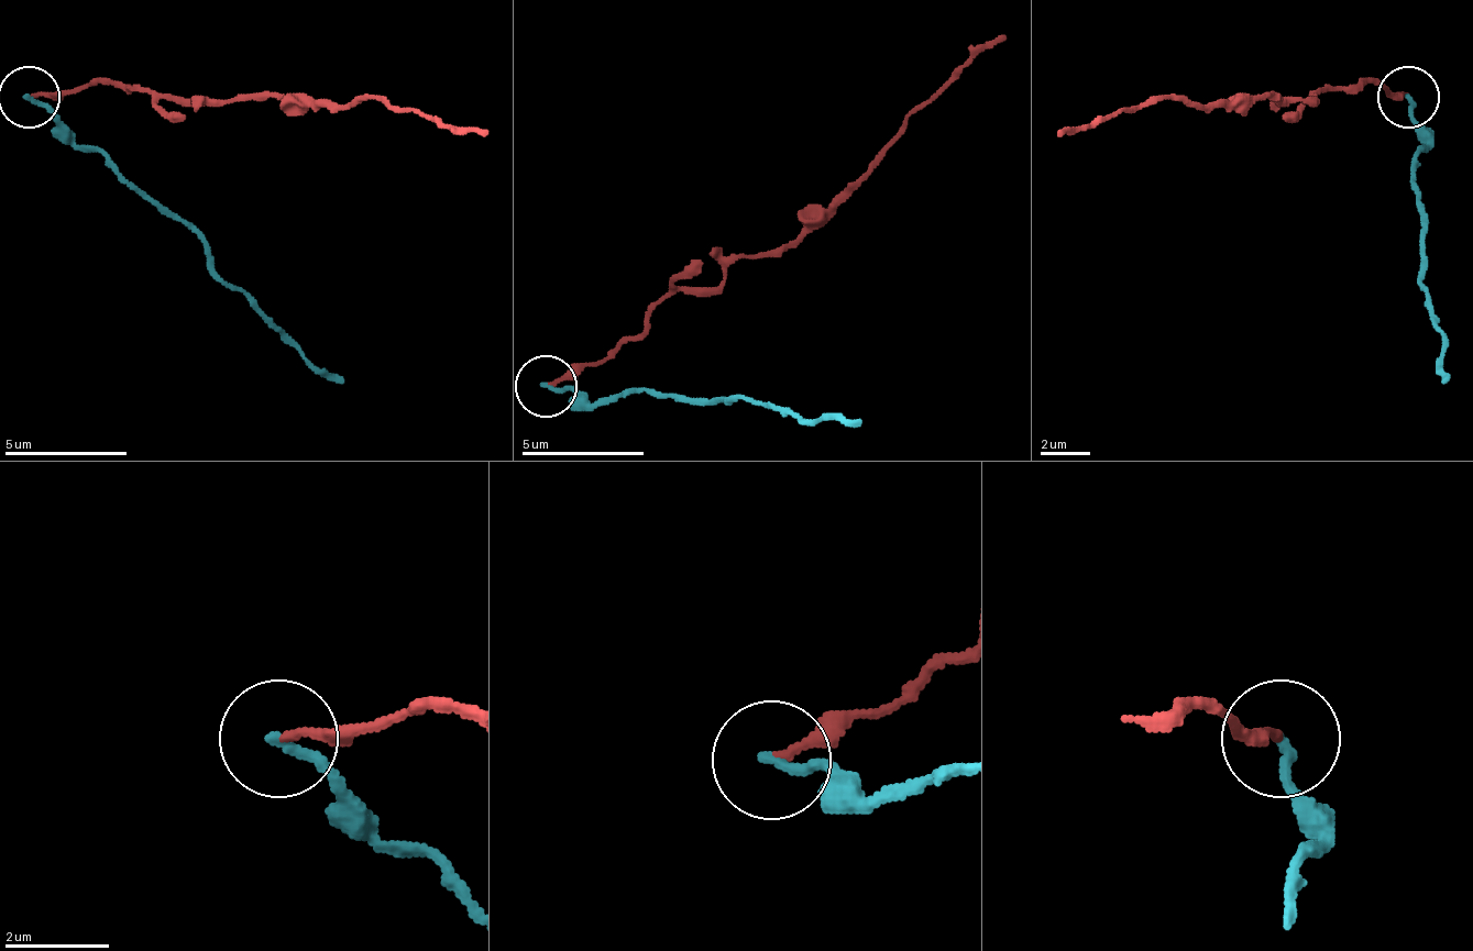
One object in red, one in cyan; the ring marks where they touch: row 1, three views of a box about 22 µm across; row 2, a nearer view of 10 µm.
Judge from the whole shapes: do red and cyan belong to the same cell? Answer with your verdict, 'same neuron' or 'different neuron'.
different neuron

